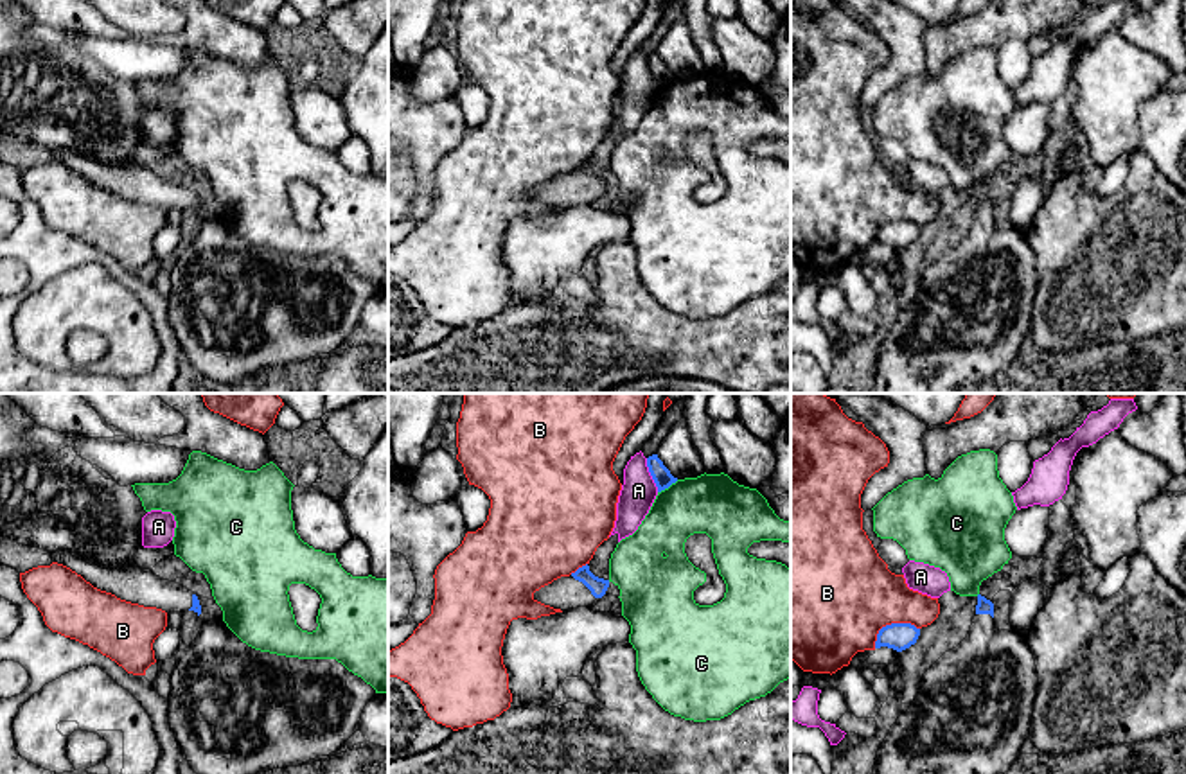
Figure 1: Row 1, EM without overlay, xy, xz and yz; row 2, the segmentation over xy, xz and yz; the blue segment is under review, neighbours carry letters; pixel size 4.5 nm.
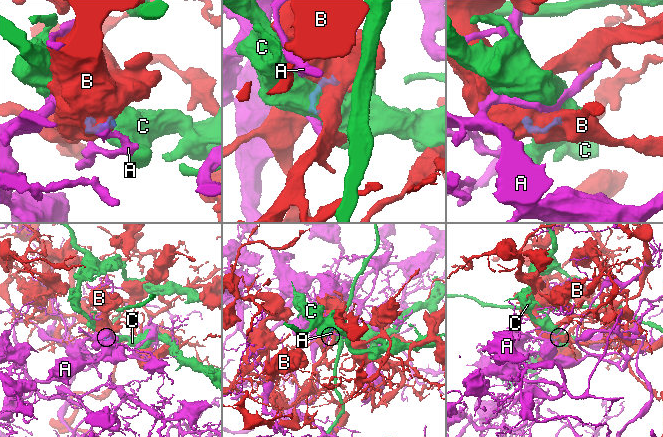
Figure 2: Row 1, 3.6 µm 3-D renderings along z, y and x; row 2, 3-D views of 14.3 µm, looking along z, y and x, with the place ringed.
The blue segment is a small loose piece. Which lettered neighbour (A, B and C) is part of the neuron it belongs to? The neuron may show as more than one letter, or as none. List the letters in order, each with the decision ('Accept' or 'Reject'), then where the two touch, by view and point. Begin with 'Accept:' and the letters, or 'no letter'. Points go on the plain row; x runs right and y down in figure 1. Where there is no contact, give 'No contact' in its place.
Accept: no letter
A: Reject. Touches blue at xz (651, 72)
B: Reject. Touches blue at yz (890, 223)
C: Reject. Touches blue at xz (667, 85)

